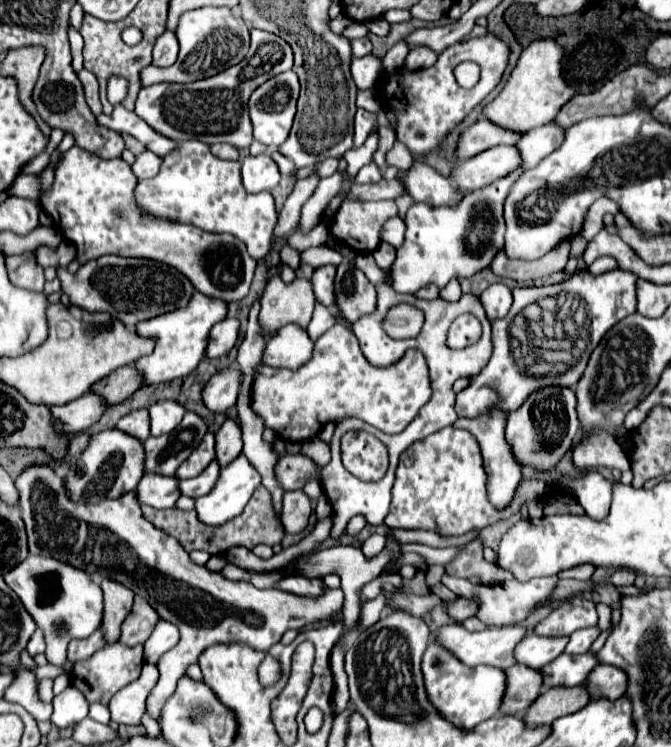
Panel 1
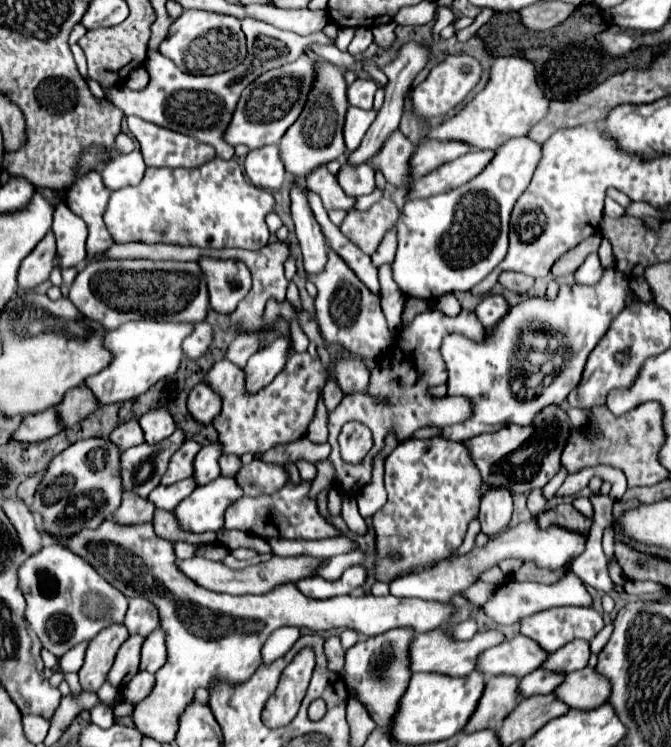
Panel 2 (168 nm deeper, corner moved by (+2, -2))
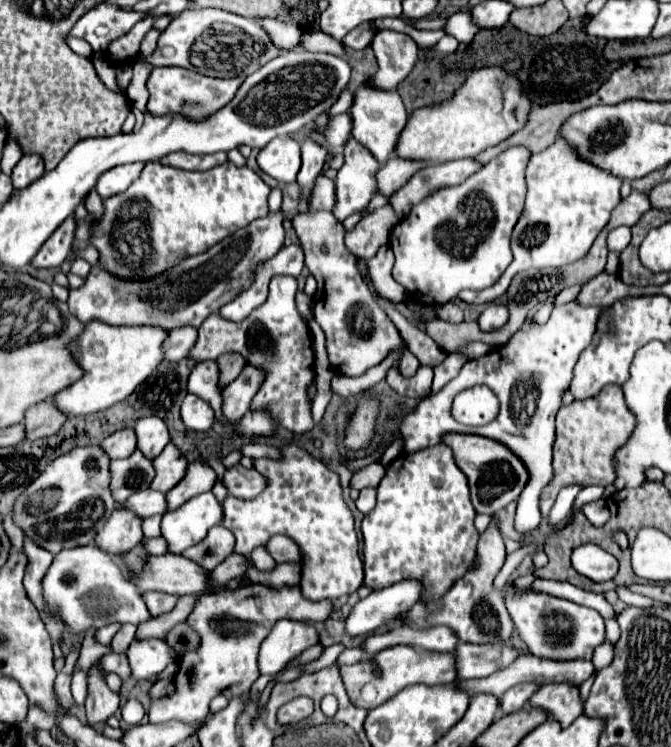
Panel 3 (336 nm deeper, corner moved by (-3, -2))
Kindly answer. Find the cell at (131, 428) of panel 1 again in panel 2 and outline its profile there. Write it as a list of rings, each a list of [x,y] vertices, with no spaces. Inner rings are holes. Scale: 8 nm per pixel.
[[[133,418],[133,420],[127,420],[123,424],[119,424],[113,432],[111,432],[111,442],[119,444],[121,450],[127,450],[131,446],[137,446],[137,444],[143,444],[145,438],[143,438],[143,430],[139,426],[139,422]]]

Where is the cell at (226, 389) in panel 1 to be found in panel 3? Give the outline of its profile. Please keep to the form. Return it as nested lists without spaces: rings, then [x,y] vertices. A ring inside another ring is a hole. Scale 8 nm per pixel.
[[[188,394],[180,406],[182,424],[190,430],[210,430],[214,424],[214,410],[198,396]]]

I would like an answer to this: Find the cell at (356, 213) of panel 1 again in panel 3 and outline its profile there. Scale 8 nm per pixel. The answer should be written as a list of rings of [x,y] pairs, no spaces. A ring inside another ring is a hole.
[[[386,204],[378,210],[374,210],[372,214],[364,216],[354,230],[350,230],[346,234],[346,248],[362,258],[362,260],[370,260],[380,246],[384,246],[388,242],[388,232],[394,228],[396,224],[396,216],[392,212],[392,208]]]

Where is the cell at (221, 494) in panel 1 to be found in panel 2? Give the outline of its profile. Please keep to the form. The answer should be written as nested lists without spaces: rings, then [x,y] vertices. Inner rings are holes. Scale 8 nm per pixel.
[[[219,476],[195,488],[195,492],[175,508],[175,516],[189,532],[217,532],[223,528],[225,510],[239,498],[243,498],[239,482],[233,476]]]

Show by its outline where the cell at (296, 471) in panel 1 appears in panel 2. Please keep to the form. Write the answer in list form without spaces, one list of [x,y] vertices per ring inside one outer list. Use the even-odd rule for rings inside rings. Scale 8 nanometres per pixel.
[[[253,460],[251,464],[245,464],[235,478],[243,484],[245,496],[263,496],[279,492],[285,482],[289,482],[289,472],[281,464]]]

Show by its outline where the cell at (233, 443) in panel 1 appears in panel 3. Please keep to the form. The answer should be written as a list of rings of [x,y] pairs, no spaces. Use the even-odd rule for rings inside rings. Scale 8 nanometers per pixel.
[[[208,464],[188,466],[186,476],[166,494],[166,512],[172,512],[190,498],[212,490],[214,482],[216,482],[216,474],[212,472],[212,468],[208,468]]]

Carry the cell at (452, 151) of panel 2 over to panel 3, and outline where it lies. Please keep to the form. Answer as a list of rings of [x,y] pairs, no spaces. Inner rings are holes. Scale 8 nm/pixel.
[[[400,158],[386,160],[384,164],[380,164],[380,170],[376,172],[376,192],[382,196],[390,196],[424,166],[426,164],[414,160],[400,160]]]

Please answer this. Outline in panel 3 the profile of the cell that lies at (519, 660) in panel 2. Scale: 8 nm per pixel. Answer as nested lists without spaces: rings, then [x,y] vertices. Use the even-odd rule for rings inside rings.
[[[458,642],[454,648],[454,662],[458,680],[470,680],[476,676],[490,676],[492,672],[516,660],[518,650],[508,644],[466,644]]]

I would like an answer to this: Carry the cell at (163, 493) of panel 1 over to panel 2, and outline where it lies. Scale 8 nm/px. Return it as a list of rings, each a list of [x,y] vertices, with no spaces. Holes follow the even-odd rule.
[[[123,492],[123,500],[119,510],[113,514],[119,524],[141,524],[151,522],[155,512],[155,504],[149,498],[141,498],[135,492]]]

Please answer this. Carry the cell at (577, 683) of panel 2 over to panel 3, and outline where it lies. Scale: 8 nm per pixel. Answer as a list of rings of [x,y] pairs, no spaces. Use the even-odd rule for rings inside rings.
[[[546,684],[536,690],[536,696],[528,700],[530,708],[544,710],[562,728],[572,724],[582,714],[580,692],[572,684]]]

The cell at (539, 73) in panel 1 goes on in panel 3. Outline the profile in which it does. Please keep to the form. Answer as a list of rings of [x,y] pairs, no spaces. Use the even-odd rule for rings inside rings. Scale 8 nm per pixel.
[[[502,68],[474,70],[452,98],[416,108],[408,114],[408,124],[398,136],[396,158],[420,162],[450,162],[456,158],[474,158],[486,148],[512,136],[524,126],[532,104],[522,92],[518,78],[506,74]]]

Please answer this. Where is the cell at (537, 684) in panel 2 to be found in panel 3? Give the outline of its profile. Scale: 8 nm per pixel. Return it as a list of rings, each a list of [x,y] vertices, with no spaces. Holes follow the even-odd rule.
[[[518,684],[516,688],[510,688],[500,698],[500,714],[504,716],[504,714],[512,714],[516,710],[522,710],[534,692],[536,692],[536,684]]]

